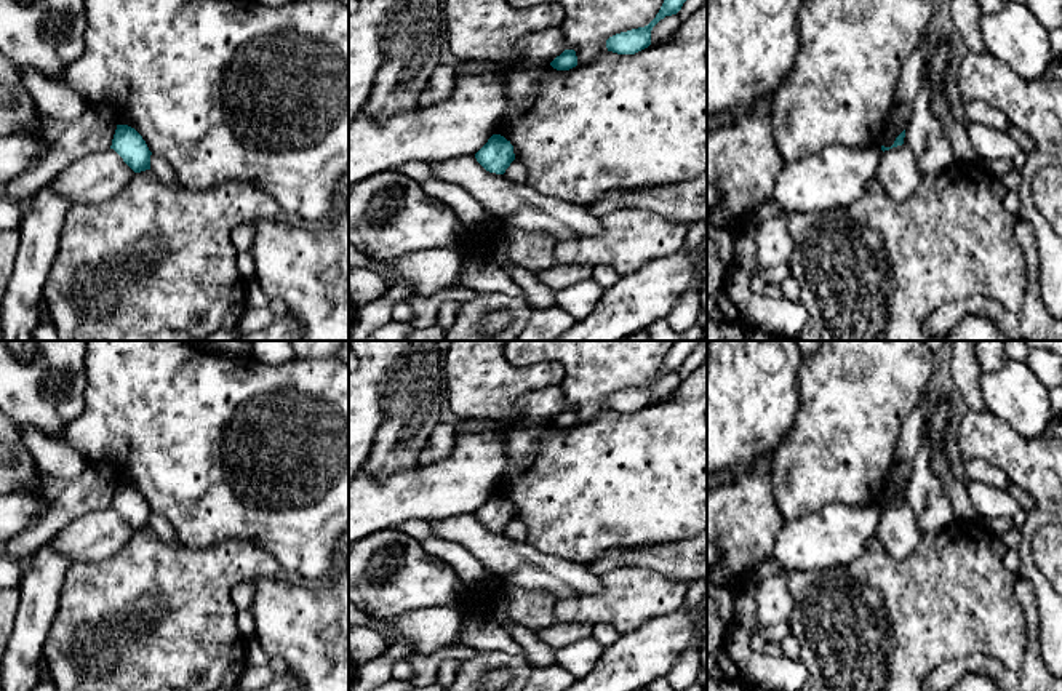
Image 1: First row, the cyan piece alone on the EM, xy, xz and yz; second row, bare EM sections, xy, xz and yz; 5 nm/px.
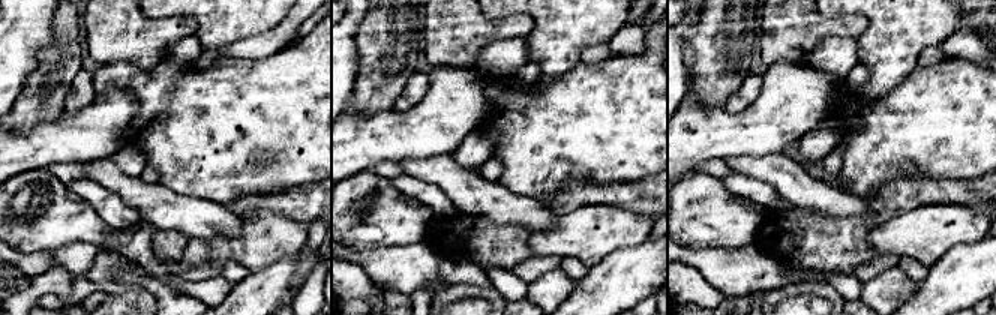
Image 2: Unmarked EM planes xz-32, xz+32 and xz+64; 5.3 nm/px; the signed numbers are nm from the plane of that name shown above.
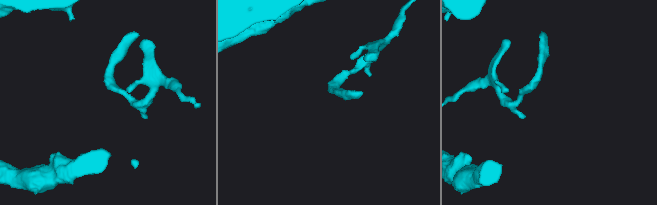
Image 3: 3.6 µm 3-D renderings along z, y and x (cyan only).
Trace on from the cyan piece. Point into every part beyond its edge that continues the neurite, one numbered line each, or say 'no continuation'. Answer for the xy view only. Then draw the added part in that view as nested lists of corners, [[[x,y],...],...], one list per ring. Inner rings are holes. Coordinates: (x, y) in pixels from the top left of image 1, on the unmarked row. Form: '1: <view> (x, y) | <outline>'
no continuation

